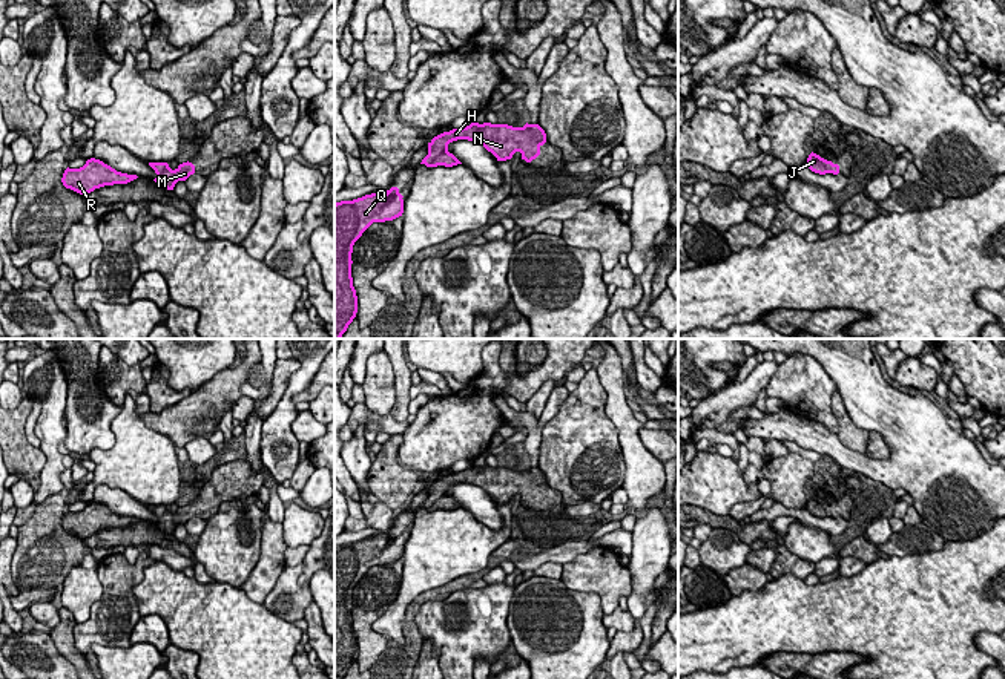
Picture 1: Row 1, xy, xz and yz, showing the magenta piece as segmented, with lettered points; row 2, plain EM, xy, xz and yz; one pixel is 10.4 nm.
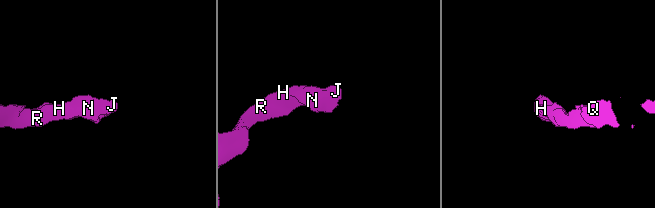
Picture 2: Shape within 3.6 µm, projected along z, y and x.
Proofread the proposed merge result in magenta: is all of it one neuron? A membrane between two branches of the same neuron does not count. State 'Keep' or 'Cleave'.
Keep

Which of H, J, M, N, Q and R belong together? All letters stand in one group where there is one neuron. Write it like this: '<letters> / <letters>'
H J M N Q R

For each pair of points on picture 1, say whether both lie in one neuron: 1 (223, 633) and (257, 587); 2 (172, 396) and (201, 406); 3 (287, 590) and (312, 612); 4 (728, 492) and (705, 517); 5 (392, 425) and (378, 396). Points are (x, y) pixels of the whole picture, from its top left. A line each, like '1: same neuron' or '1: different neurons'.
1: different neurons
2: different neurons
3: different neurons
4: different neurons
5: different neurons

